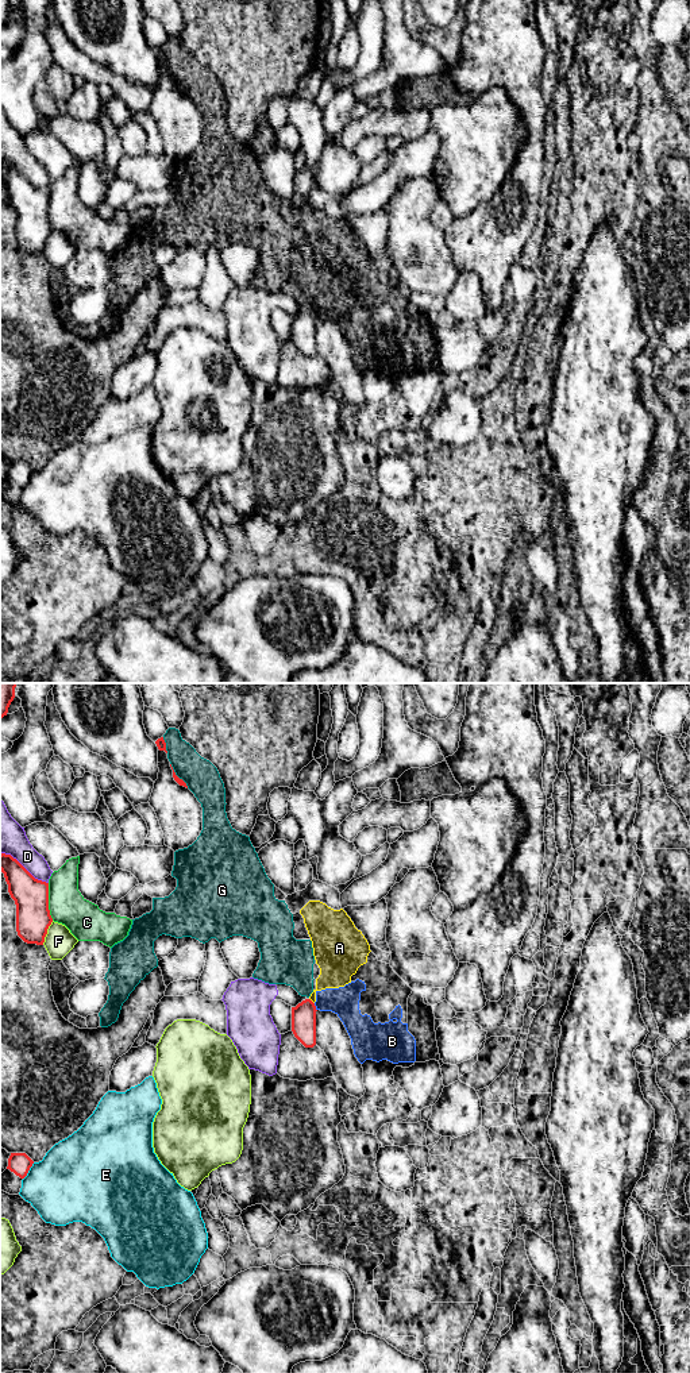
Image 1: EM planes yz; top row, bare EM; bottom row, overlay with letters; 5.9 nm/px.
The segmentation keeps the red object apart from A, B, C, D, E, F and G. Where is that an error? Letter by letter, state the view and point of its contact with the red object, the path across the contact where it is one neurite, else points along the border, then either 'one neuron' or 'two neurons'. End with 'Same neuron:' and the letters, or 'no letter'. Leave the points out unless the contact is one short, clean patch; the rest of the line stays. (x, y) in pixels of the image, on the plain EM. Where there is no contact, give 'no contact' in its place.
A: contact yz (311, 309); border yz (309, 307), (313, 312); two neurons
B: contact yz (315, 316); border yz (313, 312), (316, 319); two neurons
C: contact yz (47, 211); two neurons
D: contact yz (23, 176); two neurons
E: contact yz (29, 478); two neurons
F: contact yz (46, 242); two neurons
G: contact yz (165, 54); two neurons
Same neuron: no letter

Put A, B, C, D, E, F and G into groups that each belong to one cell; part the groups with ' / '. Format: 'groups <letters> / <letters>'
groups A B G / C / D / E / F

